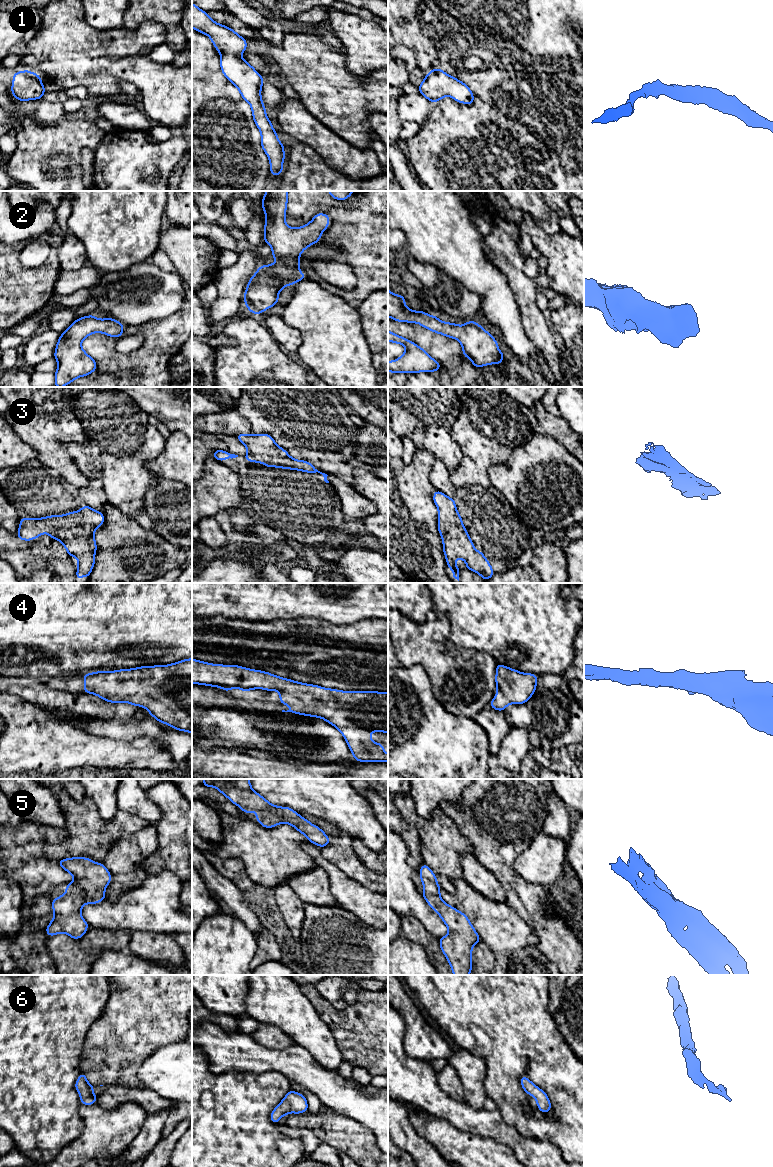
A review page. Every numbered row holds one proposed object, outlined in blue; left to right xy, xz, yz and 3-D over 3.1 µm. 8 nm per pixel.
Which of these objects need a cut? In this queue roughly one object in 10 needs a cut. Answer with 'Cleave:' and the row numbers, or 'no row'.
Cleave: no row

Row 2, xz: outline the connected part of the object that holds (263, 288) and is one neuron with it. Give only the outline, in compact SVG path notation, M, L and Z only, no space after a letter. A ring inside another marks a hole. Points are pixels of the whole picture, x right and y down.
M266 191L262 200L262 208L266 216L264 240L266 244L272 247L271 254L277 262L260 266L246 287L245 306L256 315L278 303L278 295L284 287L293 286L296 282L306 279L299 268L300 255L307 247L319 242L323 231L329 227L330 220L329 215L317 213L308 224L299 228L292 228L285 221L288 191Z

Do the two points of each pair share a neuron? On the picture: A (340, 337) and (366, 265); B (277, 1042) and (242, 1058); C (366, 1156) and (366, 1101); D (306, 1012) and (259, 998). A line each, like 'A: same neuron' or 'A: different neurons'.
A: different neurons
B: different neurons
C: different neurons
D: same neuron

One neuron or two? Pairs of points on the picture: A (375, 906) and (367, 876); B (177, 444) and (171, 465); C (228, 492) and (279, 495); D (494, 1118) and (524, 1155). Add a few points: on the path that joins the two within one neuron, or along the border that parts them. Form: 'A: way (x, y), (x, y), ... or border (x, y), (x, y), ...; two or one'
A: border (350, 879), (377, 892); two
B: way (177, 449), (176, 460); one
C: border (240, 476), (241, 506), (243, 508); two
D: way (500, 1127), (519, 1146); one

